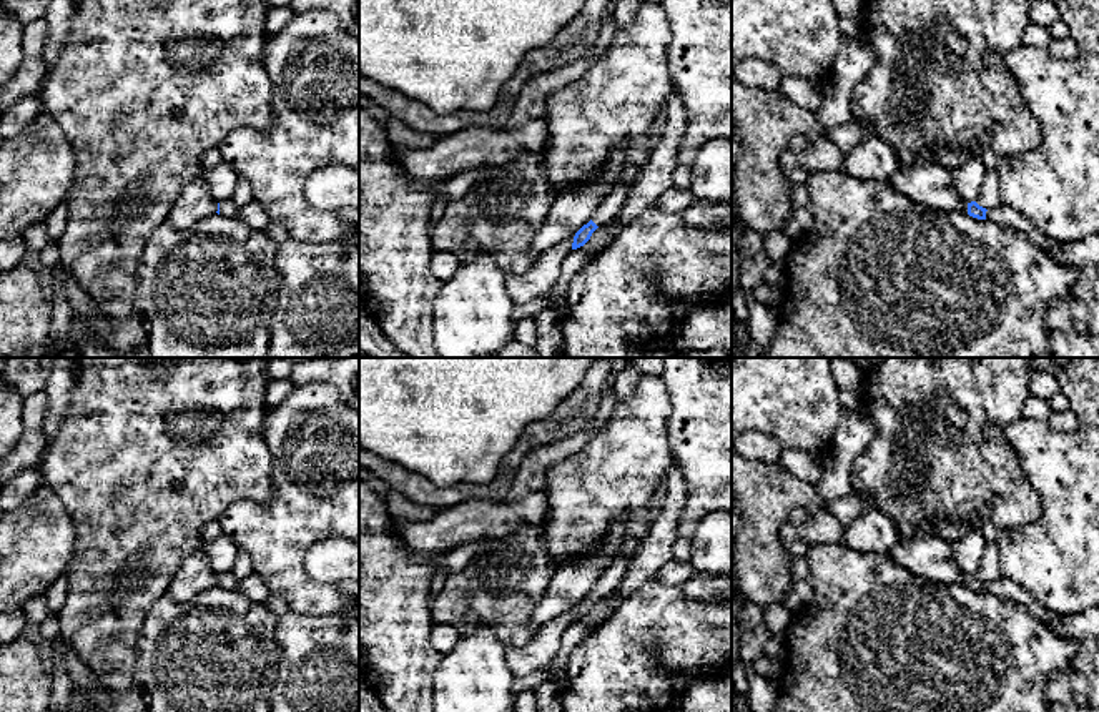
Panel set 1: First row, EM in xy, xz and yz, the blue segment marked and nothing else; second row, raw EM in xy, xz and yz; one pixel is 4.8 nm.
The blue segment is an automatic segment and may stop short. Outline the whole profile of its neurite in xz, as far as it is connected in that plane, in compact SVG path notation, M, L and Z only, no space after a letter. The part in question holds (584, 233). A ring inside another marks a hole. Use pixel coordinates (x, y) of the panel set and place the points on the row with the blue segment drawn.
M628 183L614 185L614 188L609 191L609 195L602 200L599 208L595 210L590 221L575 233L572 250L584 246L597 228L607 225L620 213L630 193L630 188L632 185Z

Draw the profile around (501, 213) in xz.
M525 151L490 166L464 196L449 201L442 218L431 230L431 245L434 251L456 255L461 263L489 255L505 274L522 274L535 263L532 240L547 220L555 198L557 191L542 155Z

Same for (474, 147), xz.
M544 116L532 118L514 130L469 126L459 133L437 136L436 143L424 150L392 148L392 158L414 181L436 188L454 175L479 168L499 166L525 151L540 153L549 141L549 130Z

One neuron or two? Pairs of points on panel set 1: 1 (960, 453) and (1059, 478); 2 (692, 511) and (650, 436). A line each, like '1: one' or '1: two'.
1: two
2: two

